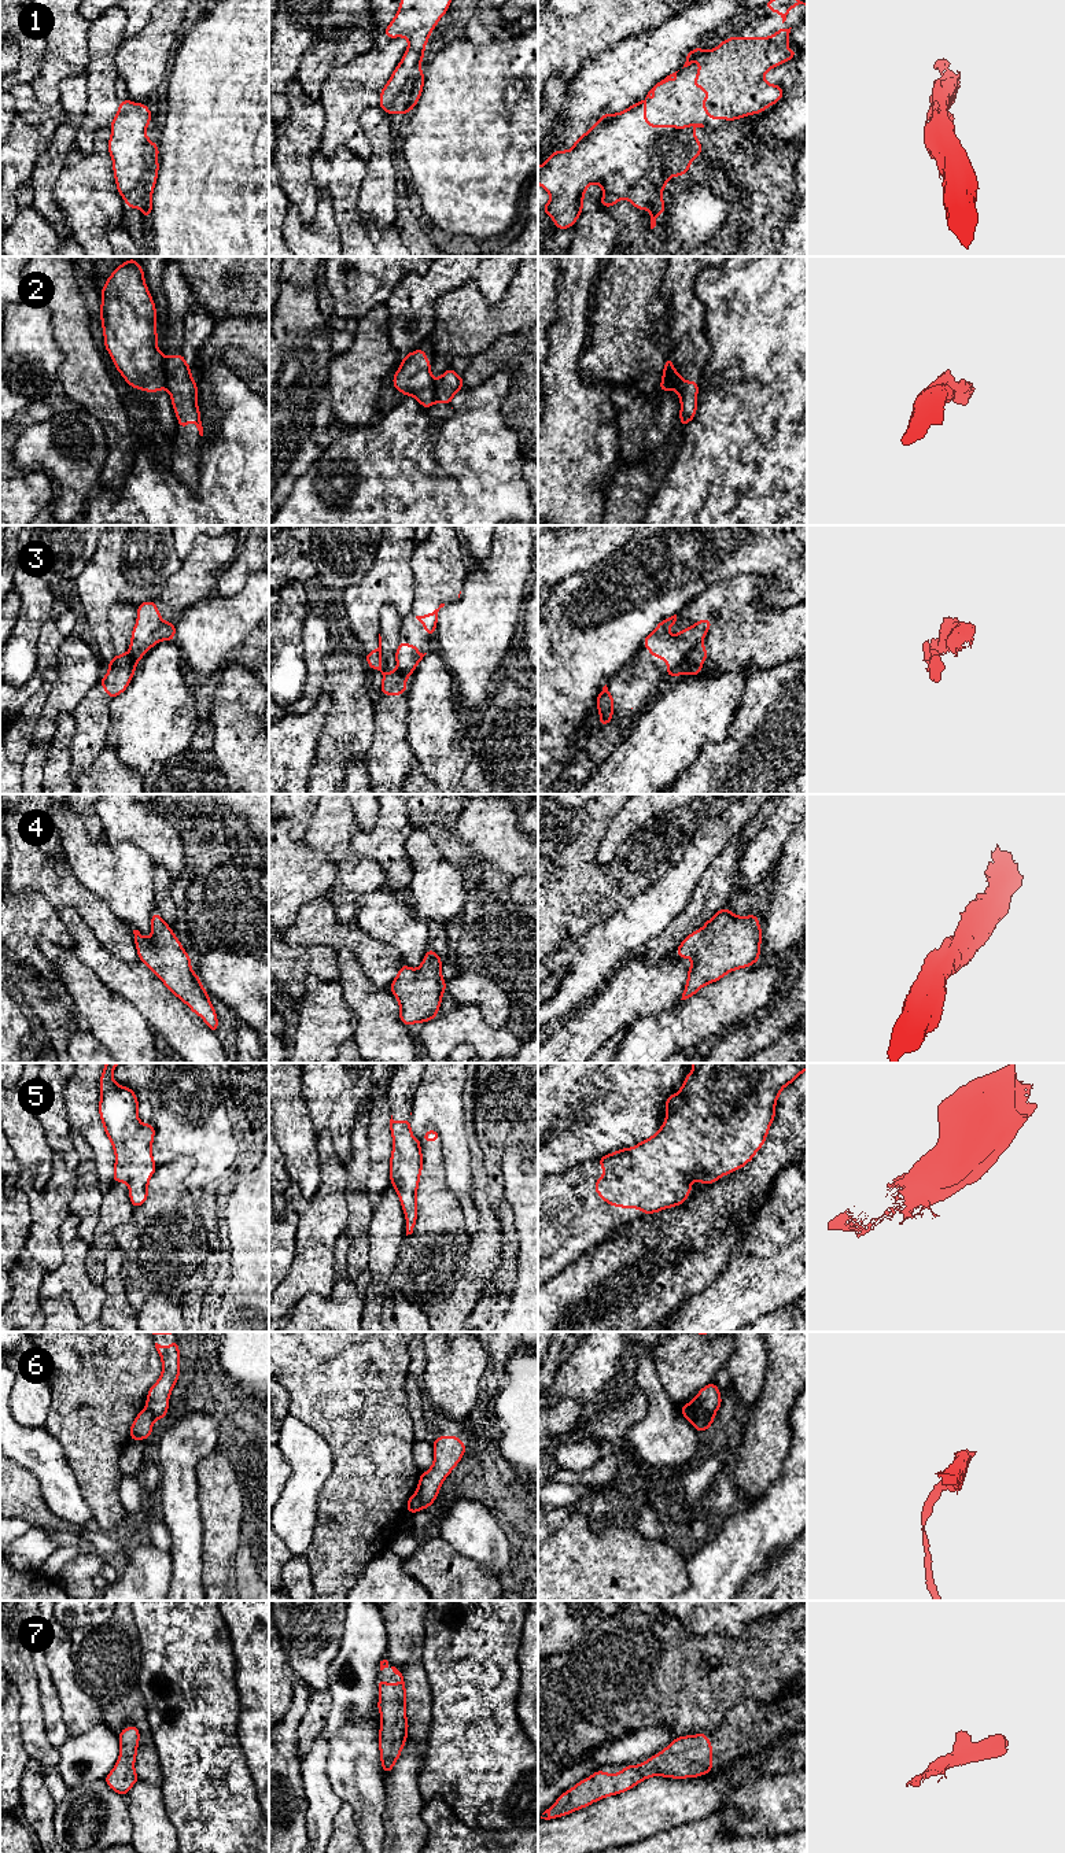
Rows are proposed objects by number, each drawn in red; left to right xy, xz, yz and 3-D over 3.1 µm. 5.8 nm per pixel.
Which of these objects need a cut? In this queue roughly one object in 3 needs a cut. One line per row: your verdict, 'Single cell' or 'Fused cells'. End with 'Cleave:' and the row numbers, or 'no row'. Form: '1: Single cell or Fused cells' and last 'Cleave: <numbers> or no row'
1: Single cell
2: Fused cells
3: Fused cells
4: Single cell
5: Single cell
6: Fused cells
7: Single cell
Cleave: 2, 3, 6

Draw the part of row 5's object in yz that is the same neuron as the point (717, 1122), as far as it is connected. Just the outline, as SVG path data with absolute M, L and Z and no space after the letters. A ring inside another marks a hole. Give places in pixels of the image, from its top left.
M807 1063L689 1064L693 1064L694 1070L685 1077L679 1092L666 1099L667 1114L662 1127L633 1148L623 1148L597 1159L604 1174L596 1181L594 1189L608 1204L626 1210L641 1208L642 1215L655 1214L688 1202L693 1180L710 1185L722 1175L744 1167L766 1141L781 1090L807 1070Z

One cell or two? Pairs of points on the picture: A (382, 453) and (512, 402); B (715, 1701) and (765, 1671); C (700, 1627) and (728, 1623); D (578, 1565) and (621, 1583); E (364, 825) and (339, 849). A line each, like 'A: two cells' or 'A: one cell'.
A: two cells
B: one cell
C: one cell
D: one cell
E: two cells

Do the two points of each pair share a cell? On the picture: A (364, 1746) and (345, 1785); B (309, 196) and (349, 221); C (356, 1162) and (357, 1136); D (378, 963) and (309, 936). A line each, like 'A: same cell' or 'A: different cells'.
A: same cell
B: different cells
C: same cell
D: same cell

